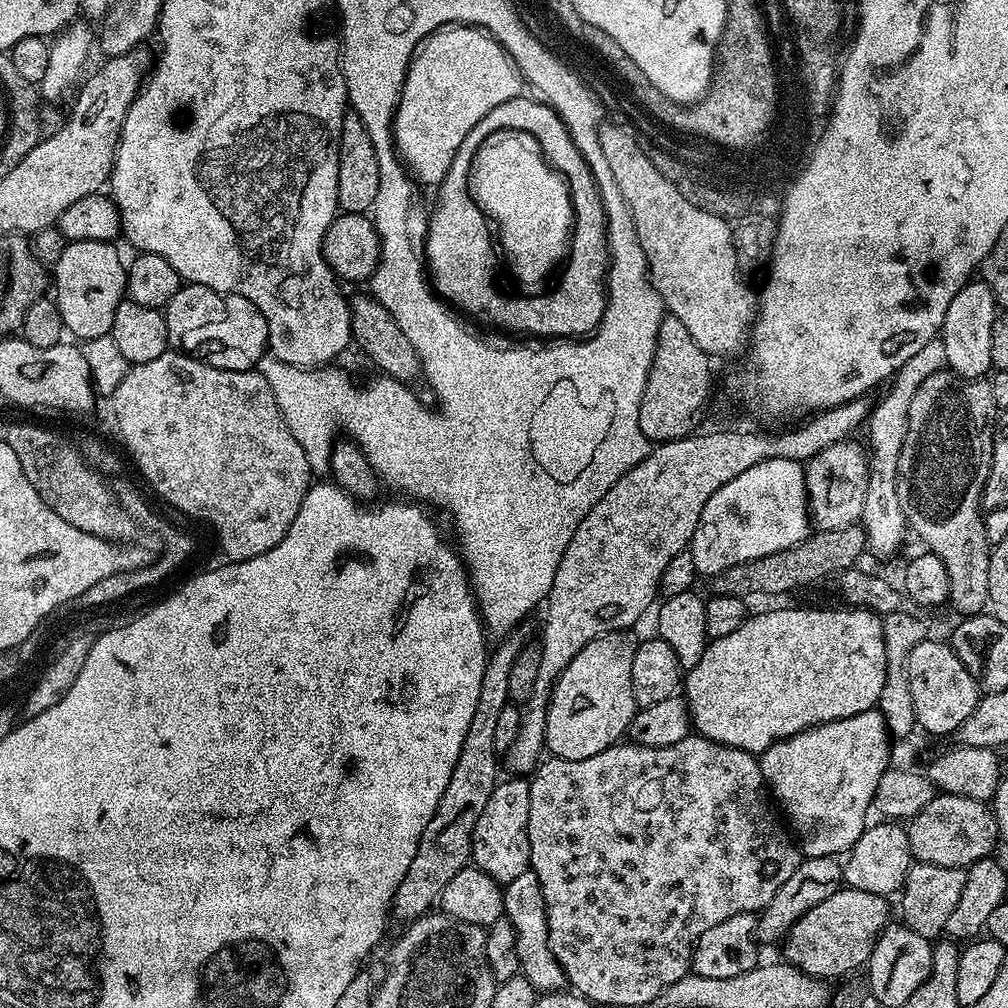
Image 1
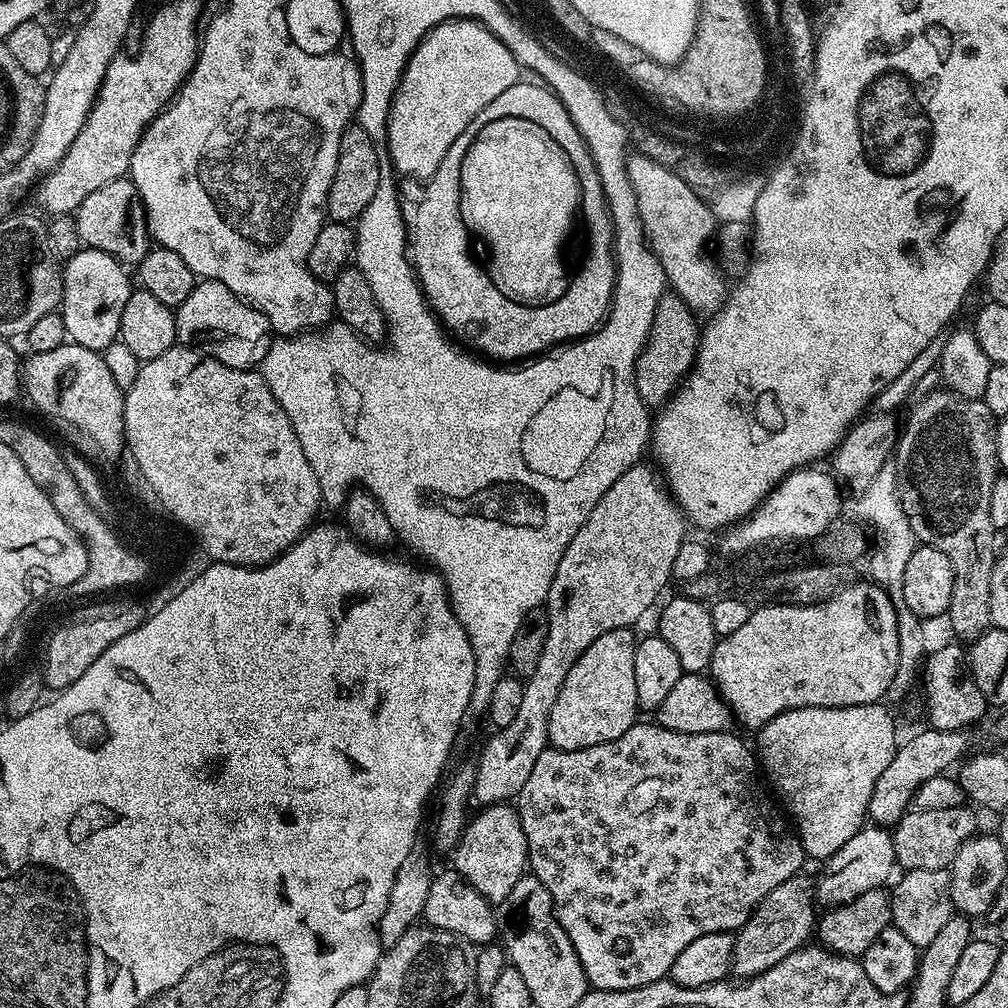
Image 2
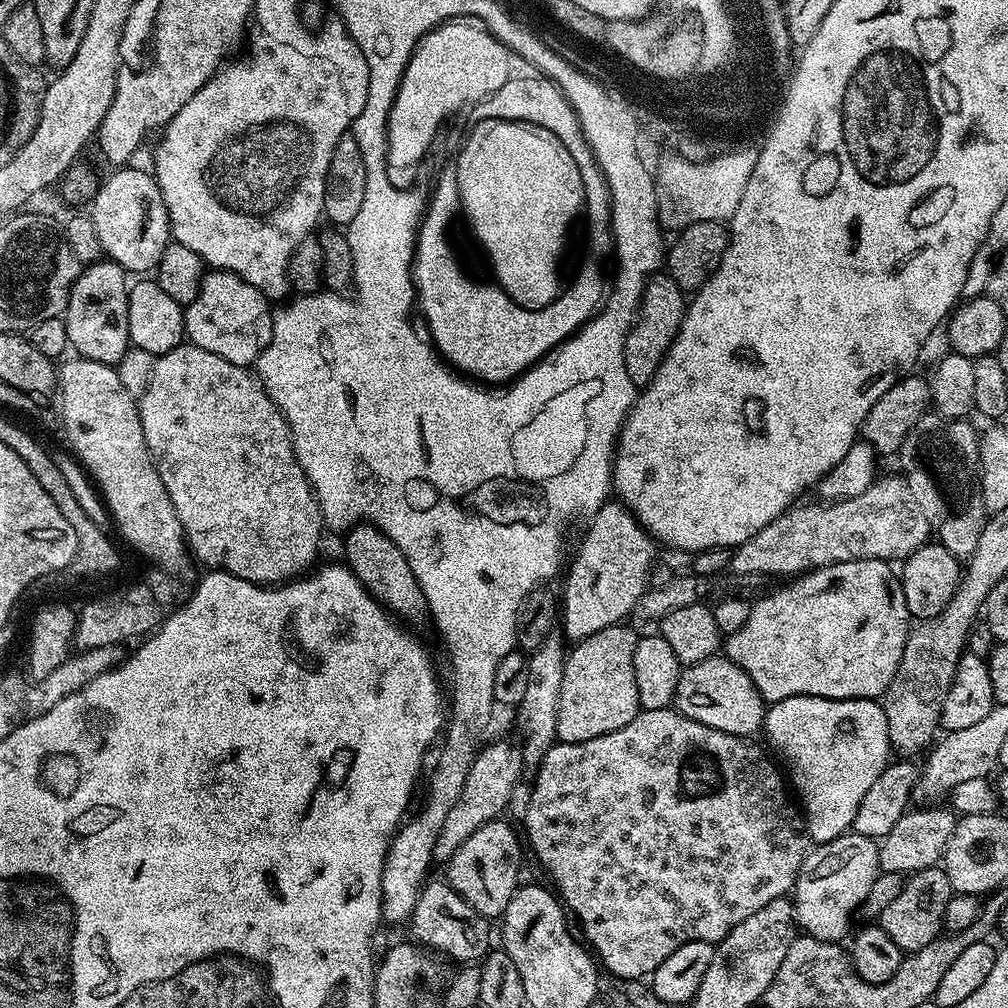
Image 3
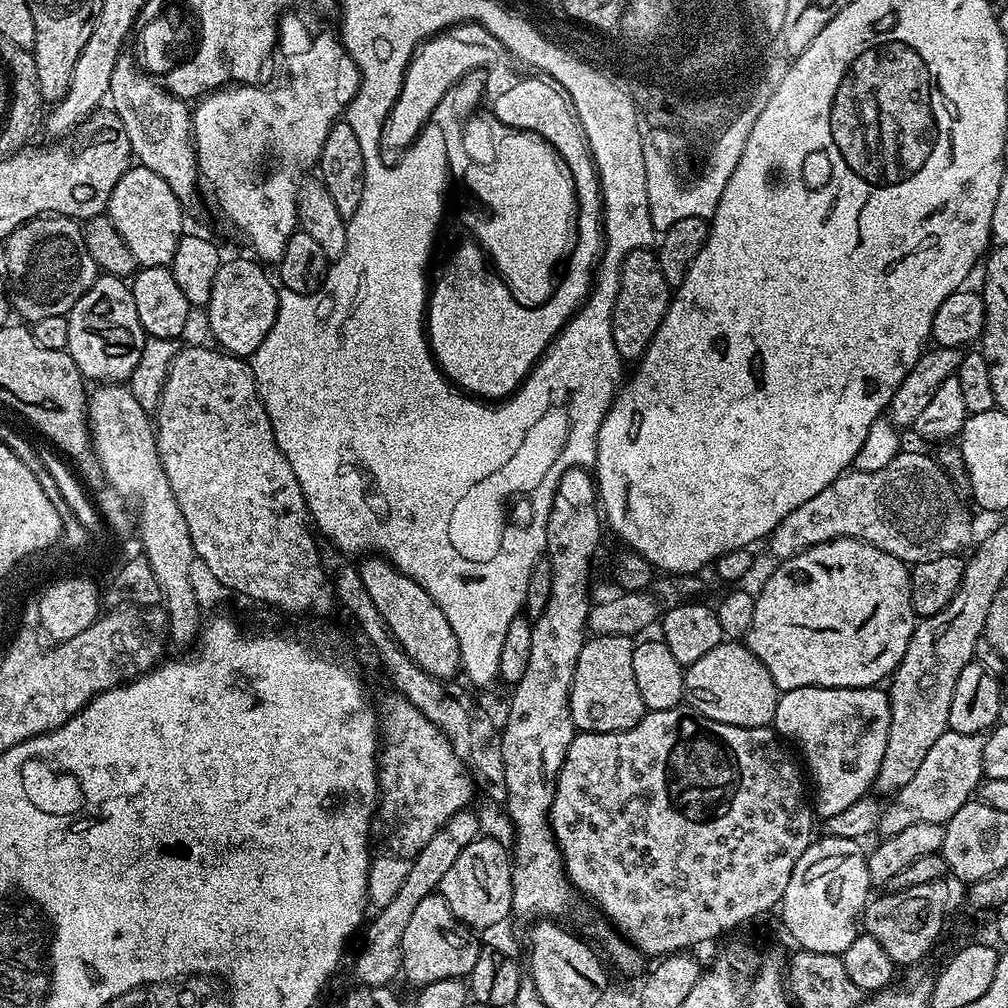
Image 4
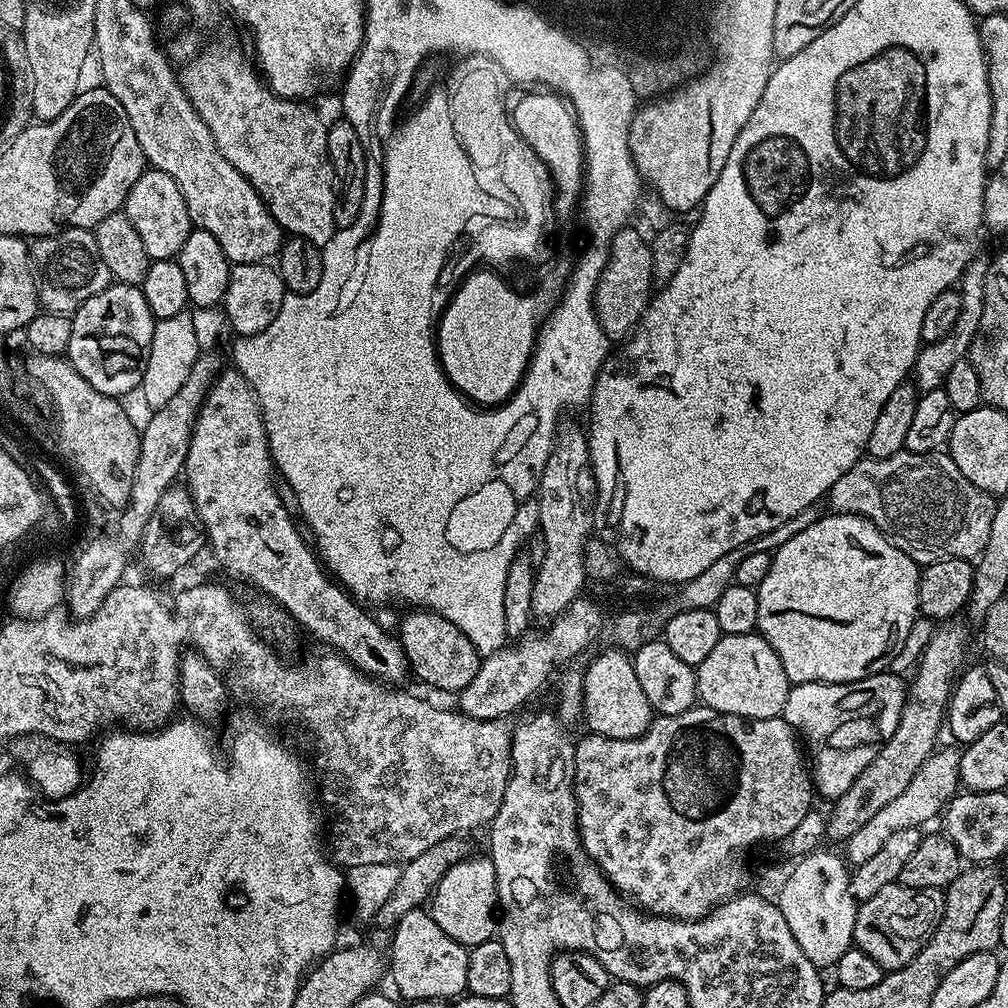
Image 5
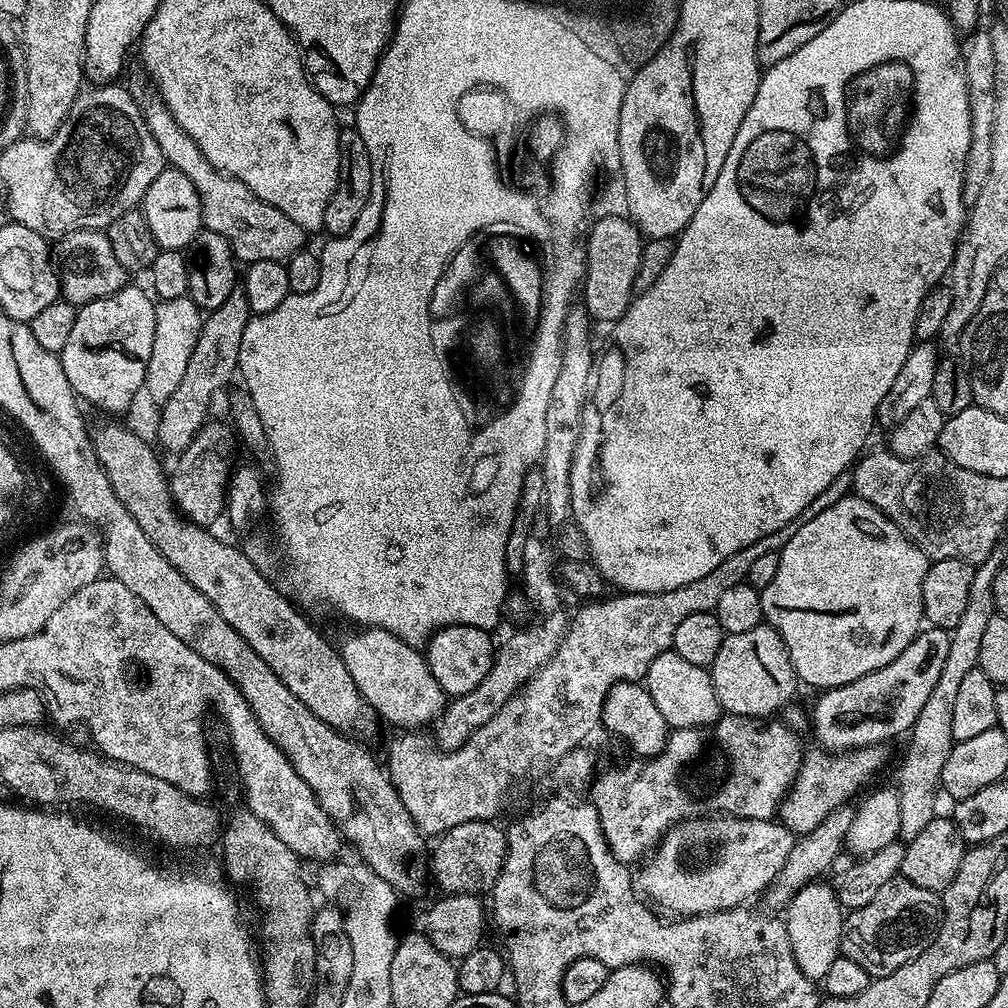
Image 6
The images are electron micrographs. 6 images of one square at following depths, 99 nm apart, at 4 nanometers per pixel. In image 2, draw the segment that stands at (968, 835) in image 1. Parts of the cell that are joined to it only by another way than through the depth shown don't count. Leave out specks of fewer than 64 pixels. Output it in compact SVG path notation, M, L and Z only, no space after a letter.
M968 806L951 808L950 810L916 808L905 812L902 819L894 825L892 832L897 865L904 870L942 870L948 868L964 843L971 836L977 835L975 814L977 815Z

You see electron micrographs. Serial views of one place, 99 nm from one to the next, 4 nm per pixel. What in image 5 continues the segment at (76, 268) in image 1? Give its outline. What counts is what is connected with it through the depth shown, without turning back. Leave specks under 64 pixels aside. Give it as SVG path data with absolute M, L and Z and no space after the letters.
M111 283L106 290L94 294L82 306L71 313L72 329L70 330L70 346L66 359L72 363L74 370L107 396L124 398L127 392L136 392L144 380L146 362L150 354L150 342L154 338L154 326L157 319L153 316L150 306L146 306L143 287L135 284Z

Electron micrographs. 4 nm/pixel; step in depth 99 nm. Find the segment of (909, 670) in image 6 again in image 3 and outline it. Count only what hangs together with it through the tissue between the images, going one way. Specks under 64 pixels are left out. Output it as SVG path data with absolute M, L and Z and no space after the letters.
M821 696L786 698L765 711L762 732L768 735L769 742L788 759L786 776L791 787L800 791L798 804L802 809L804 826L808 829L809 841L819 846L845 835L858 814L862 798L866 798L866 790L870 790L878 774L882 774L882 770L890 763L888 719L883 703L876 700L831 700Z

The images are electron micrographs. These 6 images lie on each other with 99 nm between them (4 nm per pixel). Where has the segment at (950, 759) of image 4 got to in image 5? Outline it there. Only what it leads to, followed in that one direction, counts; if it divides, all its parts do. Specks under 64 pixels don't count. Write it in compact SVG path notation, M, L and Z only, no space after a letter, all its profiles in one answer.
M955 747L943 748L933 752L931 758L918 770L918 774L910 778L910 786L906 786L906 790L902 790L902 794L898 794L894 802L882 806L882 810L878 810L878 814L874 814L874 818L870 818L866 826L861 826L855 834L850 834L842 849L849 865L855 866L874 858L874 854L882 850L882 845L886 843L886 838L890 838L890 834L898 834L898 830L907 828L923 829L924 824L930 823L935 816L937 819L948 807L961 787L960 752Z

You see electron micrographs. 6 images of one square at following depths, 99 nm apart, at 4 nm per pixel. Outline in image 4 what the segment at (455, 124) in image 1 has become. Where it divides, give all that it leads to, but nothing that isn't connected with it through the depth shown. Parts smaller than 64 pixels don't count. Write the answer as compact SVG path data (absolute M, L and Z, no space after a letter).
M453 24L435 36L429 36L408 62L404 80L400 83L400 93L391 108L387 109L380 126L380 151L385 157L396 158L413 144L424 125L432 120L442 94L450 90L467 72L484 70L502 56L502 45L490 30L480 24Z

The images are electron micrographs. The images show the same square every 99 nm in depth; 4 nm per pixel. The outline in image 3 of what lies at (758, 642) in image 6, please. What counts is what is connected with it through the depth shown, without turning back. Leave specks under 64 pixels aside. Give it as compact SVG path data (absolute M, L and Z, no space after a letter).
M723 654L687 665L681 671L674 707L686 718L694 718L694 722L726 734L752 738L764 727L766 701L758 694L754 682L750 682L750 674Z

